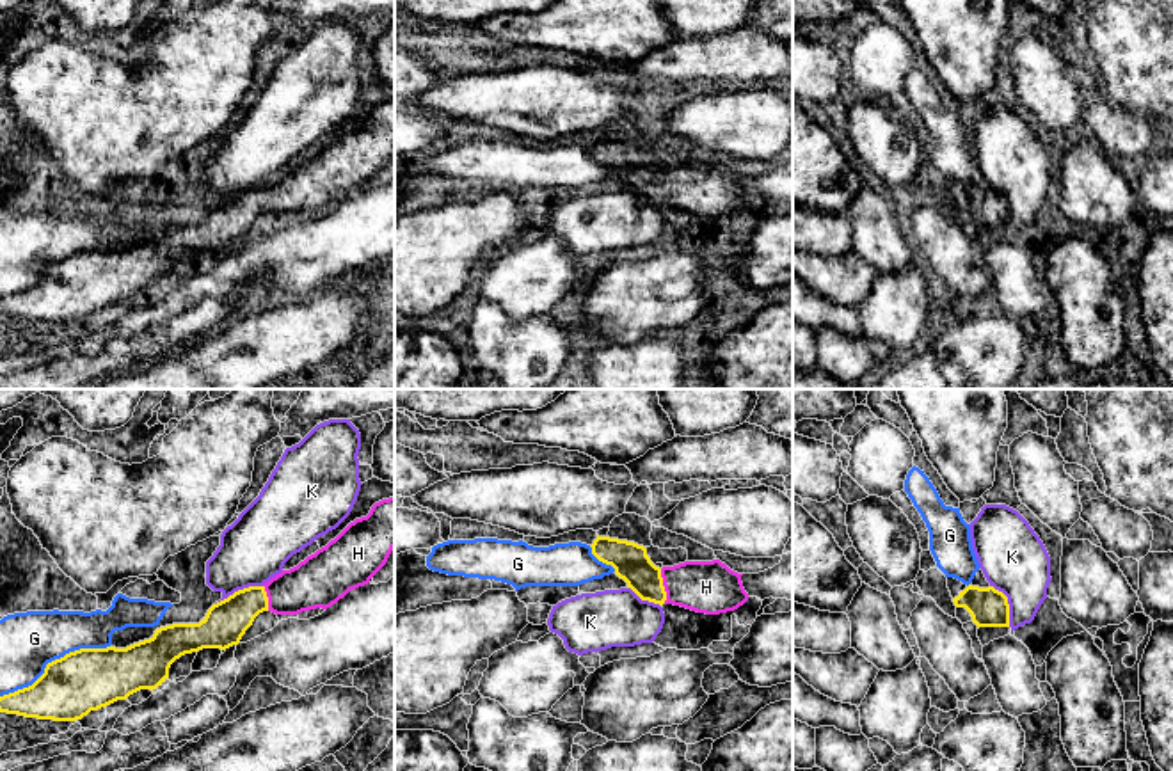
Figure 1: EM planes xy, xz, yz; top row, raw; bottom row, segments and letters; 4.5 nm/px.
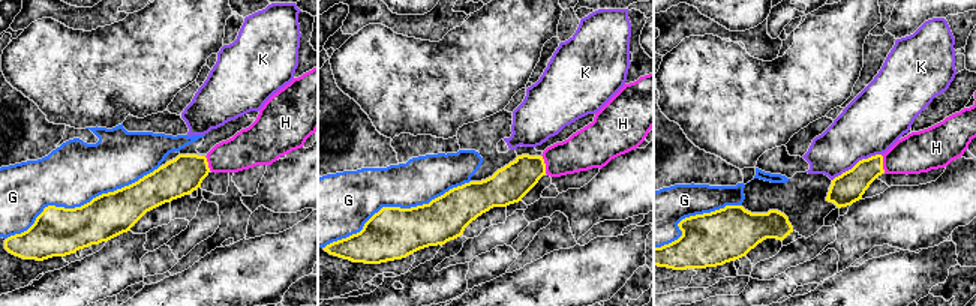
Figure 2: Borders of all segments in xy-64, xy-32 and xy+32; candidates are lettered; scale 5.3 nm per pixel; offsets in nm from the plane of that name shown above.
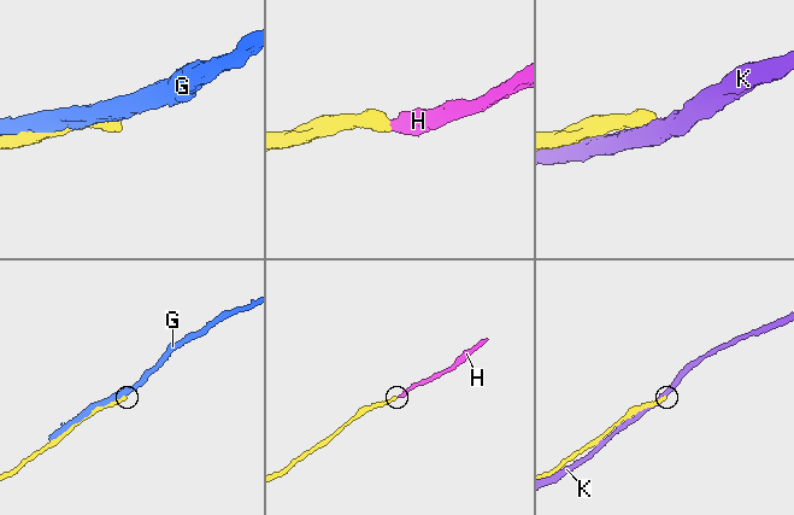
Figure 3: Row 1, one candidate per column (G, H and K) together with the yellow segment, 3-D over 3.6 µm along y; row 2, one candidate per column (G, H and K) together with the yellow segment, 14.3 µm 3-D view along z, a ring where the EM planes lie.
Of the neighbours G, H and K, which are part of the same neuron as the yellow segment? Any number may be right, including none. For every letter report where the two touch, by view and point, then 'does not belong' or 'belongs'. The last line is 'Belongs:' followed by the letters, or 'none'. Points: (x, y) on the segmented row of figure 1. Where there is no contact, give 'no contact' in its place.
G: meets yellow in xy at (52, 661); does not belong
H: meets yellow in xz at (663, 587); belongs
K: meets yellow in xy at (239, 590); does not belong
Belongs: H

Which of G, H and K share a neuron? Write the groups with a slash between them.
G / H / K

